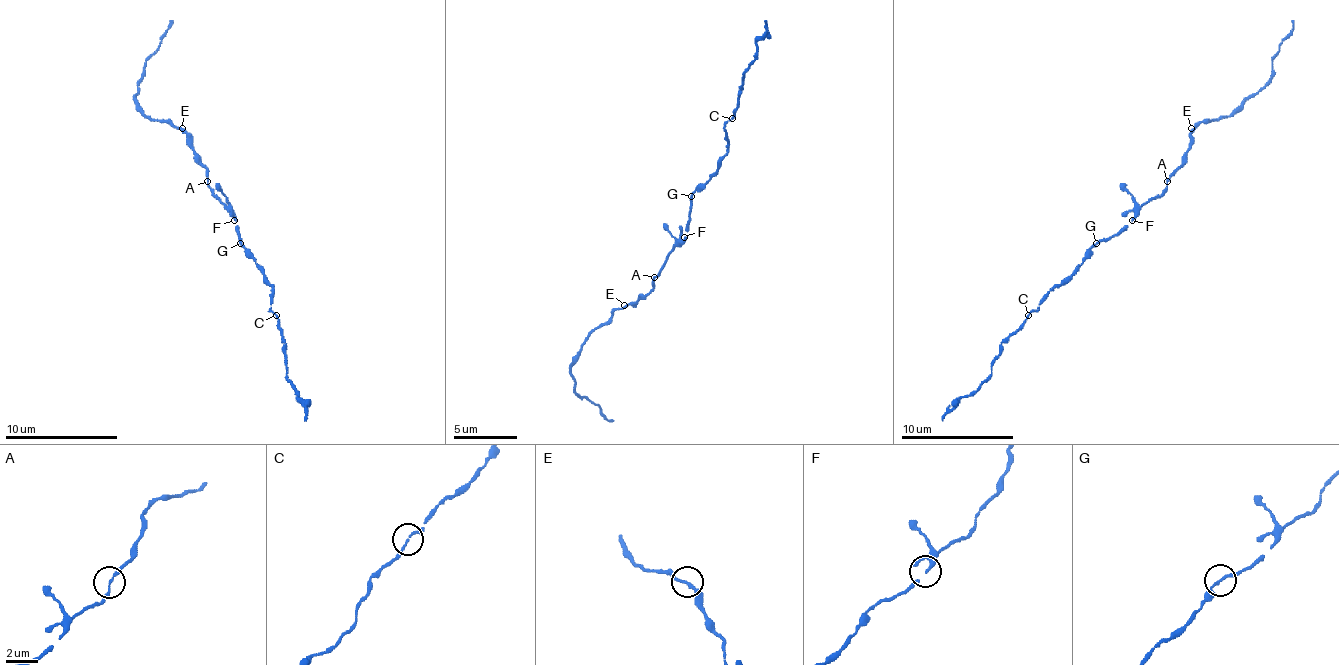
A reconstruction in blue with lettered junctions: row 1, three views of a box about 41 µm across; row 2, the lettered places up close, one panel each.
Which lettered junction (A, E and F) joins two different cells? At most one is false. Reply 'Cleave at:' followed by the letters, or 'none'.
Cleave at: none

